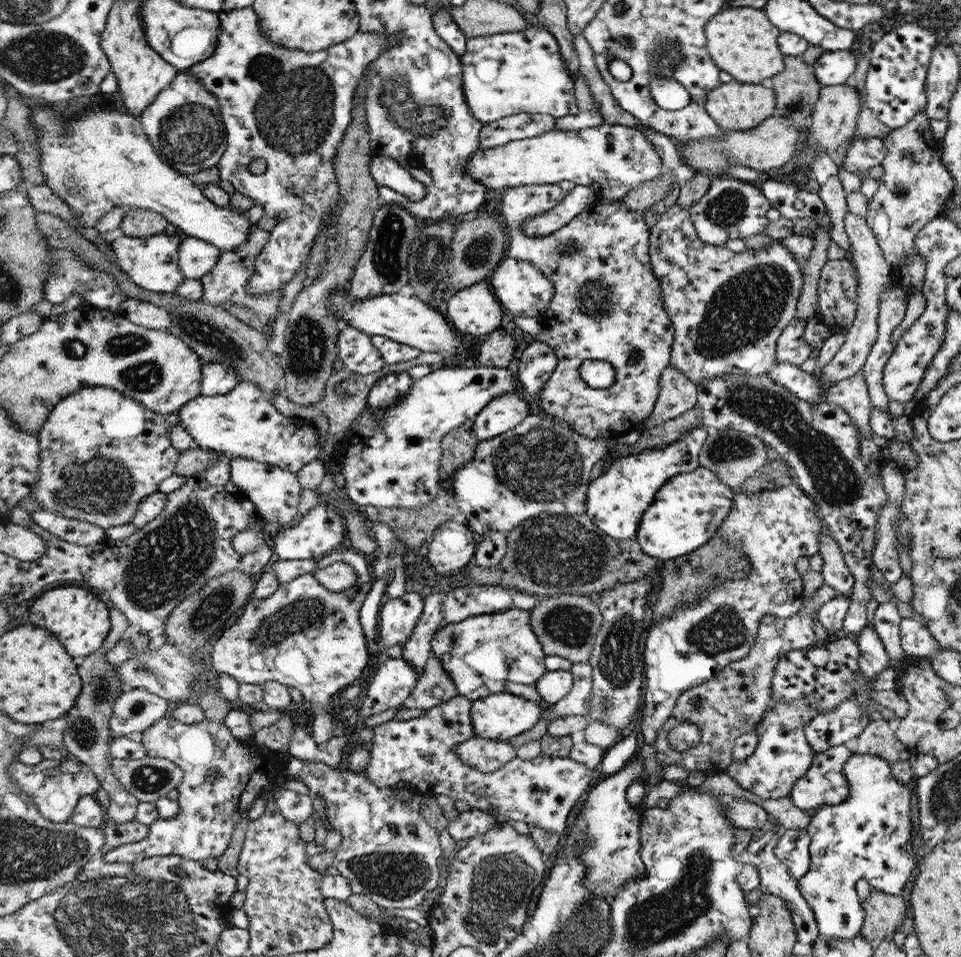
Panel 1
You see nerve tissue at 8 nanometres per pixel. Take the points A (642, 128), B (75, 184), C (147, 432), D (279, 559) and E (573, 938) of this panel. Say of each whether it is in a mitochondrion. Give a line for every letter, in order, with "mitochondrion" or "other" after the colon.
A: other
B: mitochondrion
C: other
D: other
E: mitochondrion

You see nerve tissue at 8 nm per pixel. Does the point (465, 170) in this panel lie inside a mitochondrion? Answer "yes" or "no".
no

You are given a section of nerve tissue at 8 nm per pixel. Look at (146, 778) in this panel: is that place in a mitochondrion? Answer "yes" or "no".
yes

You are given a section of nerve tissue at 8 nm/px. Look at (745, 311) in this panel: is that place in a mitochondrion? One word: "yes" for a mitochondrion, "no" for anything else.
yes

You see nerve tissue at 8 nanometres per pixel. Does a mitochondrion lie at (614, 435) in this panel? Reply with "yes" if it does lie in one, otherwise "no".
no

